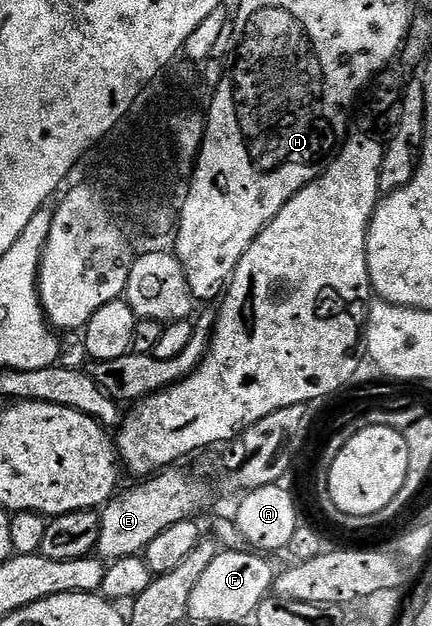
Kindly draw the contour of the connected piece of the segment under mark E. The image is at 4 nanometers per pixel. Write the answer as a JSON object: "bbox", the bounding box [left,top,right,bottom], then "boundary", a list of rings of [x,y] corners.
{"bbox":[96,468,207,560],"boundary":[[[167,468],[145,480],[139,481],[138,486],[131,490],[123,489],[114,495],[105,506],[101,507],[98,523],[100,532],[98,533],[98,544],[96,554],[99,559],[113,560],[116,558],[132,558],[141,555],[156,536],[160,536],[162,530],[166,530],[172,524],[177,522],[191,521],[195,516],[194,513],[202,506],[202,501],[206,498],[207,488],[201,481],[195,480],[189,473],[178,470],[182,468]]]}

